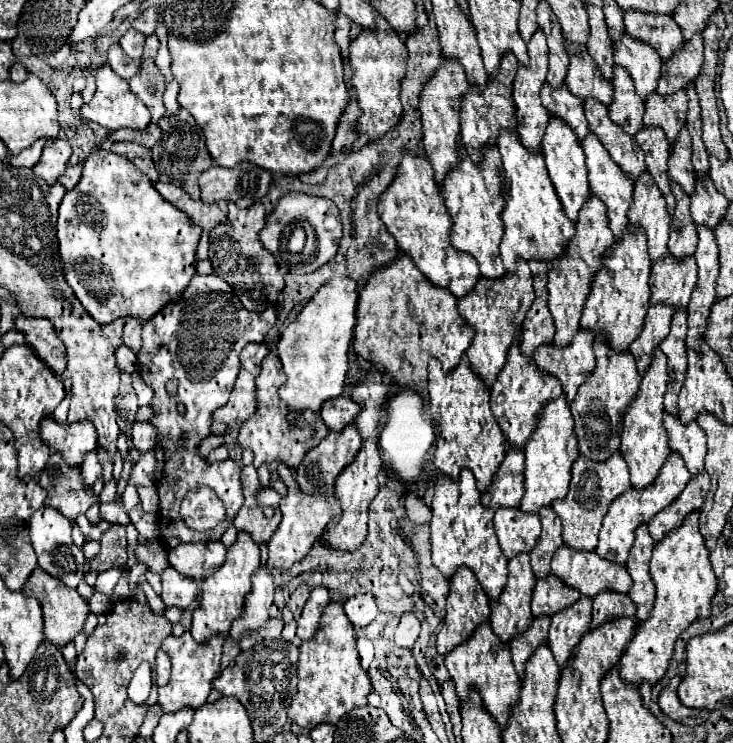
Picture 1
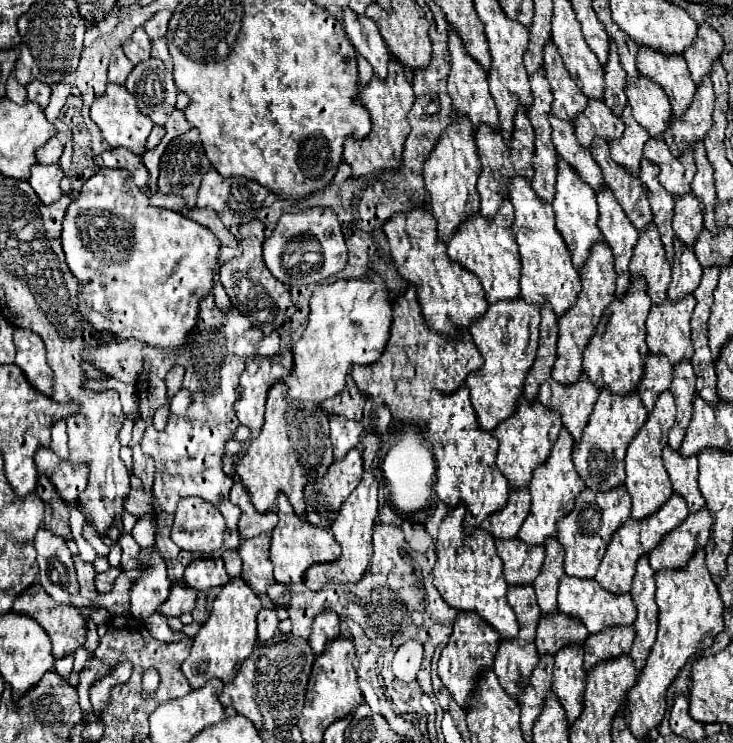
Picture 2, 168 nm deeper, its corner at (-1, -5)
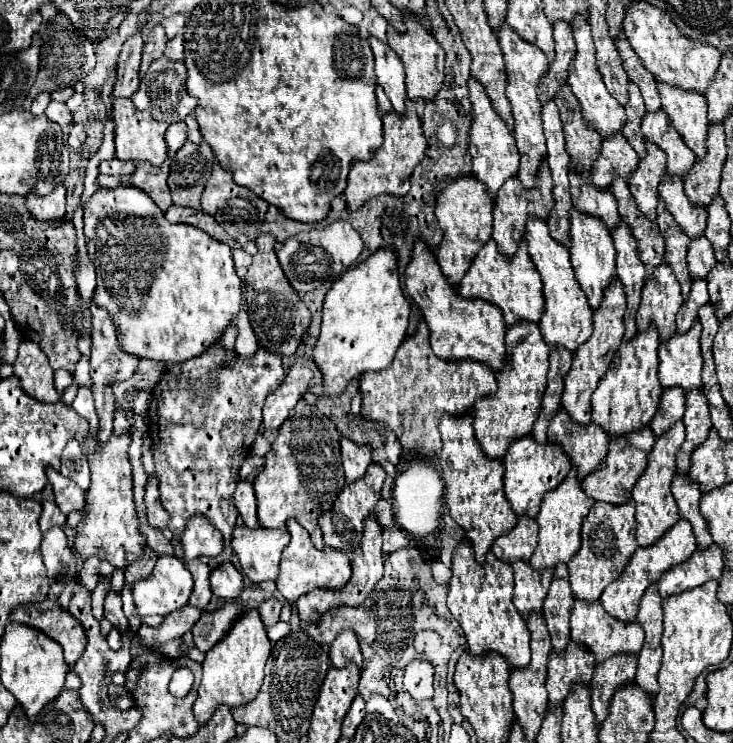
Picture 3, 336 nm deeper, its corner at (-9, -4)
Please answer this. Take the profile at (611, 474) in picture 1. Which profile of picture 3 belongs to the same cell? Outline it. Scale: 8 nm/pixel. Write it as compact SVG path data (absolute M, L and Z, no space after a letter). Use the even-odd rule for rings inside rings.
M629 501L625 507L609 507L607 503L595 503L585 517L581 531L581 551L571 559L569 567L569 583L575 599L581 601L597 601L603 589L621 577L625 565L633 557L637 549L635 541L635 507Z

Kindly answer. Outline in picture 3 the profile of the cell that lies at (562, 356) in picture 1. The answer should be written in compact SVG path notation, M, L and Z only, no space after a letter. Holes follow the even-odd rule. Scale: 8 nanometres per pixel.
M563 409L549 423L547 439L563 447L565 455L571 459L571 463L577 469L579 481L583 481L587 475L597 471L609 451L605 431L595 427L595 423L589 423L587 427L573 423Z

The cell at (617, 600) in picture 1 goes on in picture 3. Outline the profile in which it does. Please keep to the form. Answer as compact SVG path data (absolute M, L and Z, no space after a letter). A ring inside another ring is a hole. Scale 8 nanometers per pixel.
M615 655L613 659L607 659L601 667L595 667L595 675L591 681L591 701L593 701L593 713L597 727L607 719L609 715L609 703L613 699L613 693L633 683L637 669L637 657L633 655Z

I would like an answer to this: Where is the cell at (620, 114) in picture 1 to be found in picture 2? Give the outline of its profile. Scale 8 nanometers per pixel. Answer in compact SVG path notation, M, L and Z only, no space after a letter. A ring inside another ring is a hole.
M629 104L625 106L621 118L625 122L625 132L621 138L609 142L611 156L615 162L621 162L623 166L631 168L631 172L637 172L637 164L643 154L643 144L645 144L645 140L649 140L649 132L645 128L641 128L641 124L637 124L637 120L633 120Z

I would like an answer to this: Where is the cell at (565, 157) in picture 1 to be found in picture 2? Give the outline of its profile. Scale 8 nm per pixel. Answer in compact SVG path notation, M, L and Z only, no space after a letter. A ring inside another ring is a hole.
M557 156L557 182L555 182L555 198L553 198L553 210L557 218L557 230L561 232L563 240L567 242L571 254L573 254L573 264L579 270L581 264L585 262L585 256L589 256L589 248L595 242L601 242L601 230L597 228L597 200L595 200L595 190L581 180L579 172L567 164L561 156Z

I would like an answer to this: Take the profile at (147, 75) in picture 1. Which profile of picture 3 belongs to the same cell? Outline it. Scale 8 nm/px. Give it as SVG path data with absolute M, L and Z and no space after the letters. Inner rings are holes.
M161 57L161 59L157 59L157 61L151 63L151 67L145 73L145 77L141 79L141 85L139 85L137 93L131 99L133 99L133 103L135 103L137 109L147 109L153 115L153 119L157 119L157 121L165 121L165 123L183 121L197 107L197 99L193 99L187 93L185 83L187 83L185 63Z

